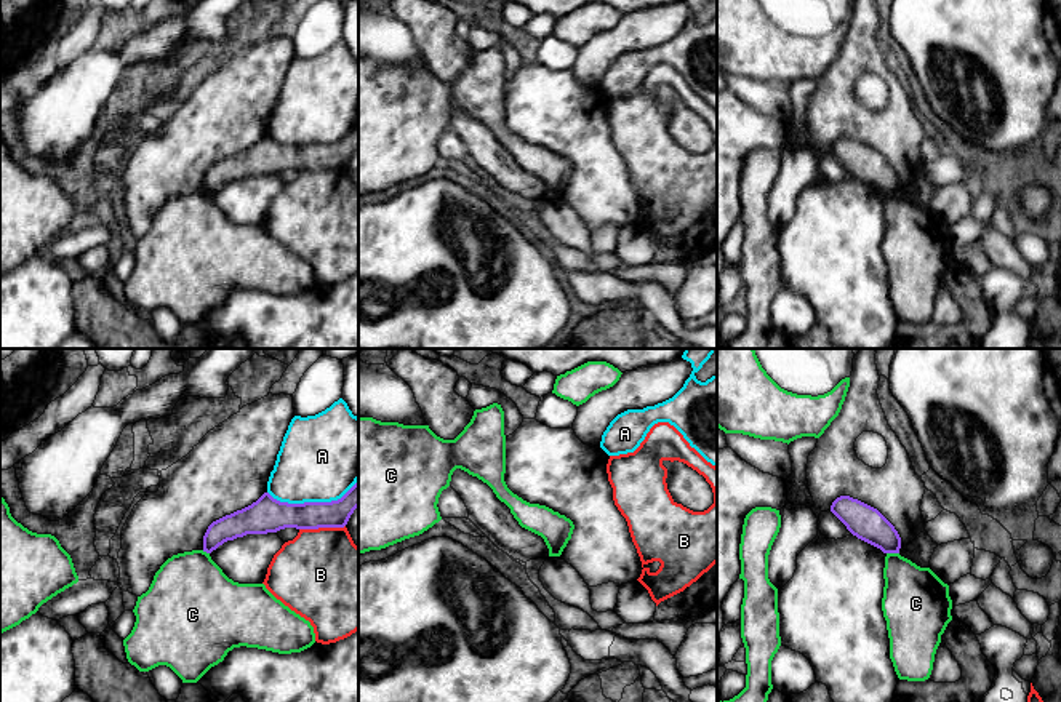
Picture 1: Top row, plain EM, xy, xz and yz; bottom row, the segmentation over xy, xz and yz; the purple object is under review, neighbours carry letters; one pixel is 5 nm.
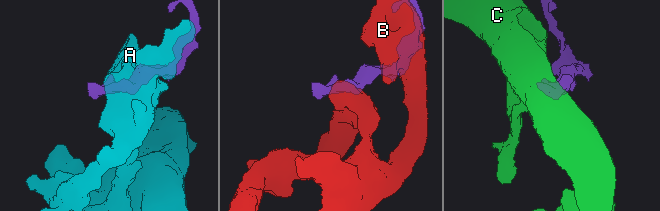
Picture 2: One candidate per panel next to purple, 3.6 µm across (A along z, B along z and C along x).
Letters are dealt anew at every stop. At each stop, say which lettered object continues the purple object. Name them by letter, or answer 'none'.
none

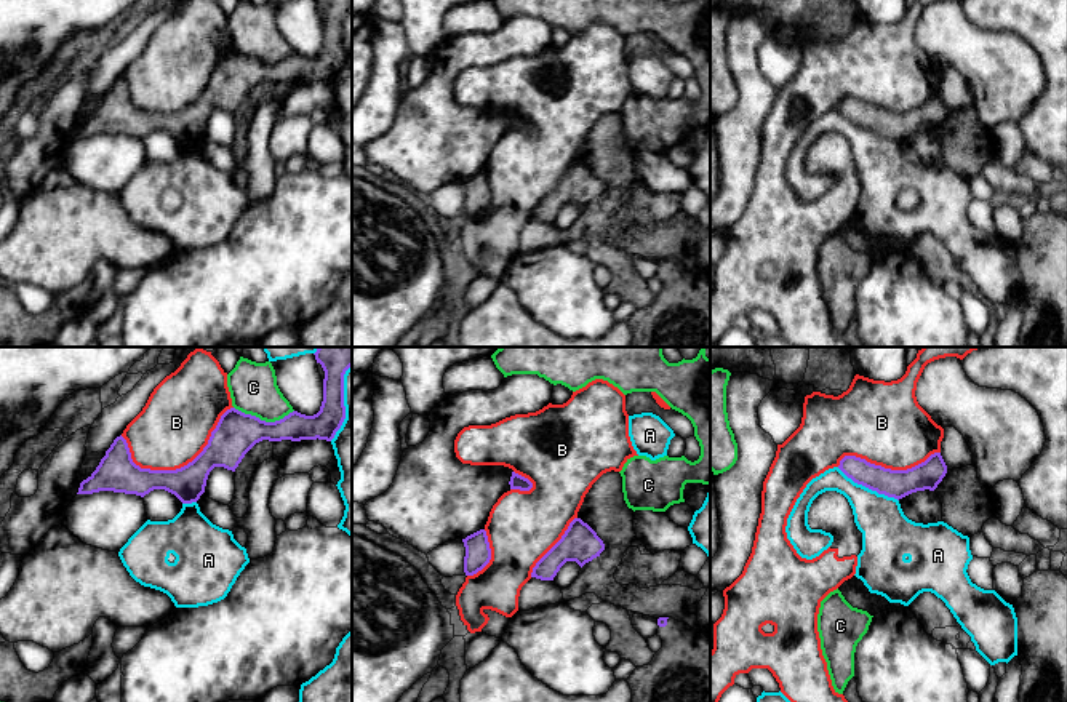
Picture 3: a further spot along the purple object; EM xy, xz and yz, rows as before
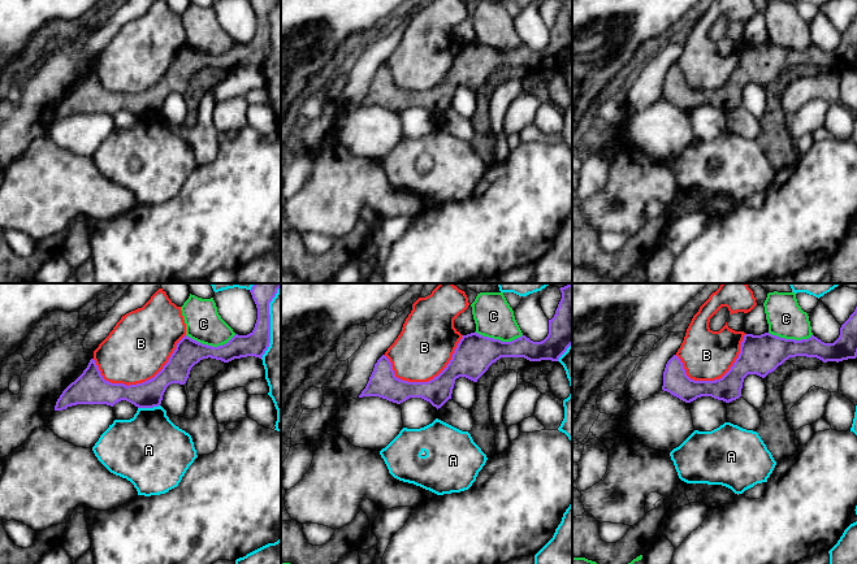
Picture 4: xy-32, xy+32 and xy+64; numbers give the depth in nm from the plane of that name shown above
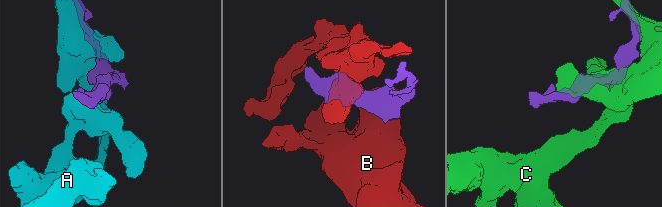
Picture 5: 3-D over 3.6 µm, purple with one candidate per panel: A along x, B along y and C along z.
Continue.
none

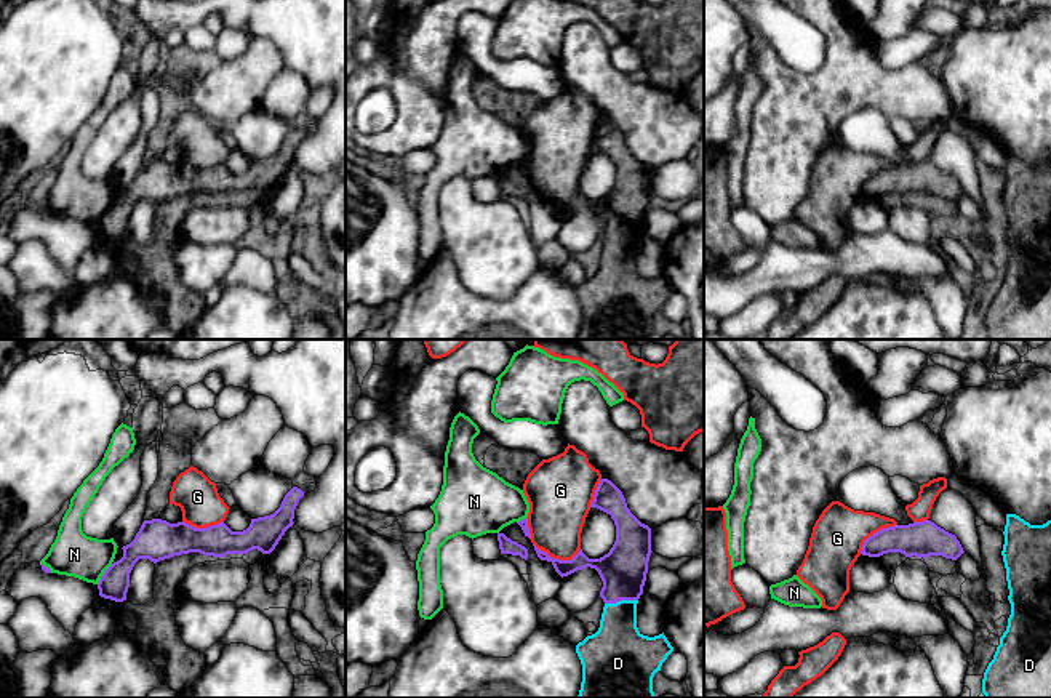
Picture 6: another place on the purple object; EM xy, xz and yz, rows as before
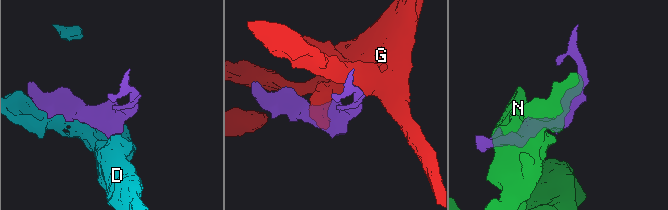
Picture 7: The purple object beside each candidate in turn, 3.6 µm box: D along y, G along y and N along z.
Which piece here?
D

